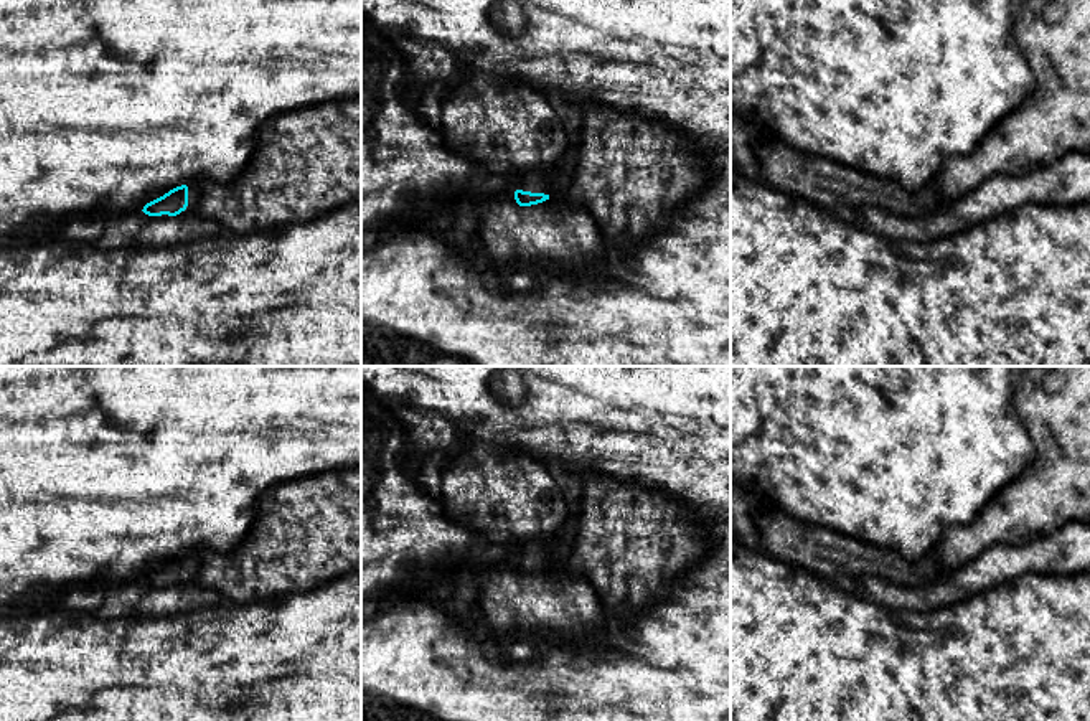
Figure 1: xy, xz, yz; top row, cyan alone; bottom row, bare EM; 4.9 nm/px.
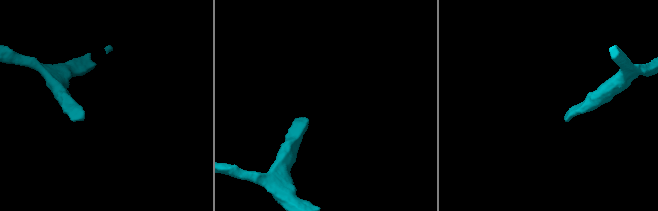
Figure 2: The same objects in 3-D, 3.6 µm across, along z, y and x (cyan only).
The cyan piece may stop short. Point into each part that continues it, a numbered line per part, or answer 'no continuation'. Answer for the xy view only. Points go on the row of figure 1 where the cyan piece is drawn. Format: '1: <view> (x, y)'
1: xy (193, 190)

